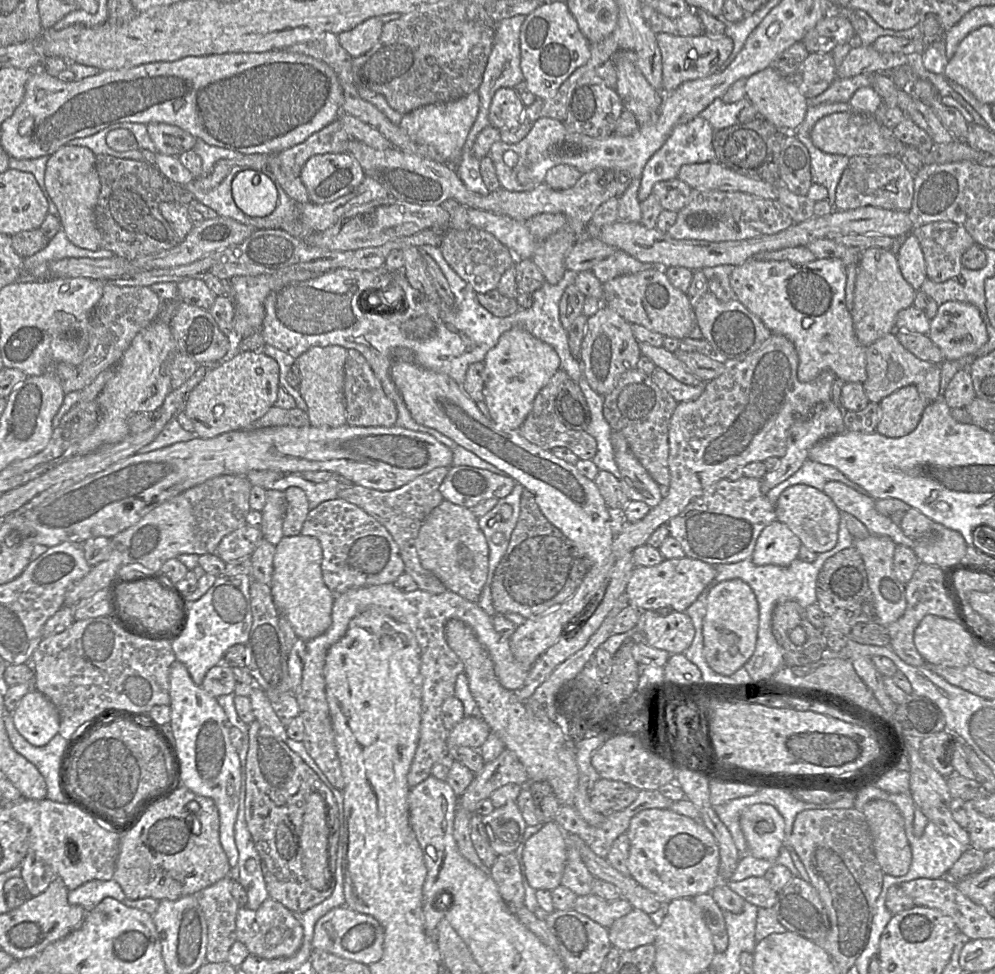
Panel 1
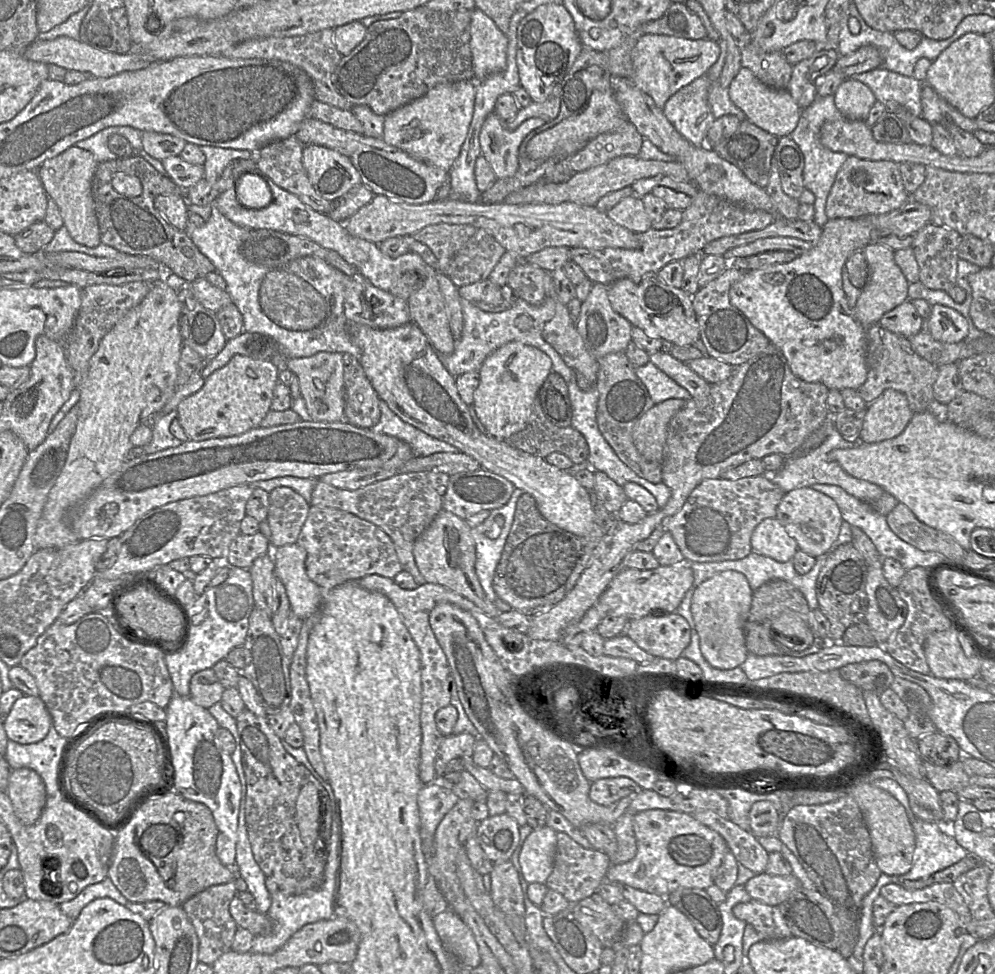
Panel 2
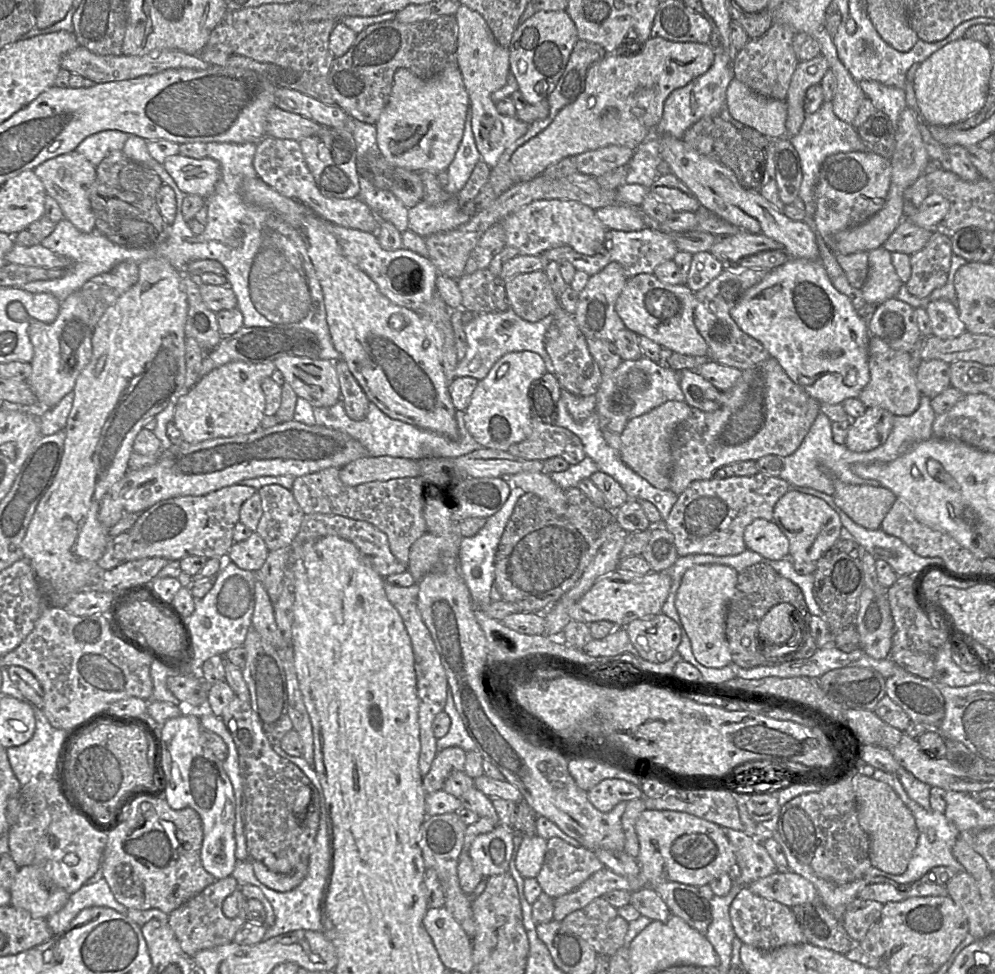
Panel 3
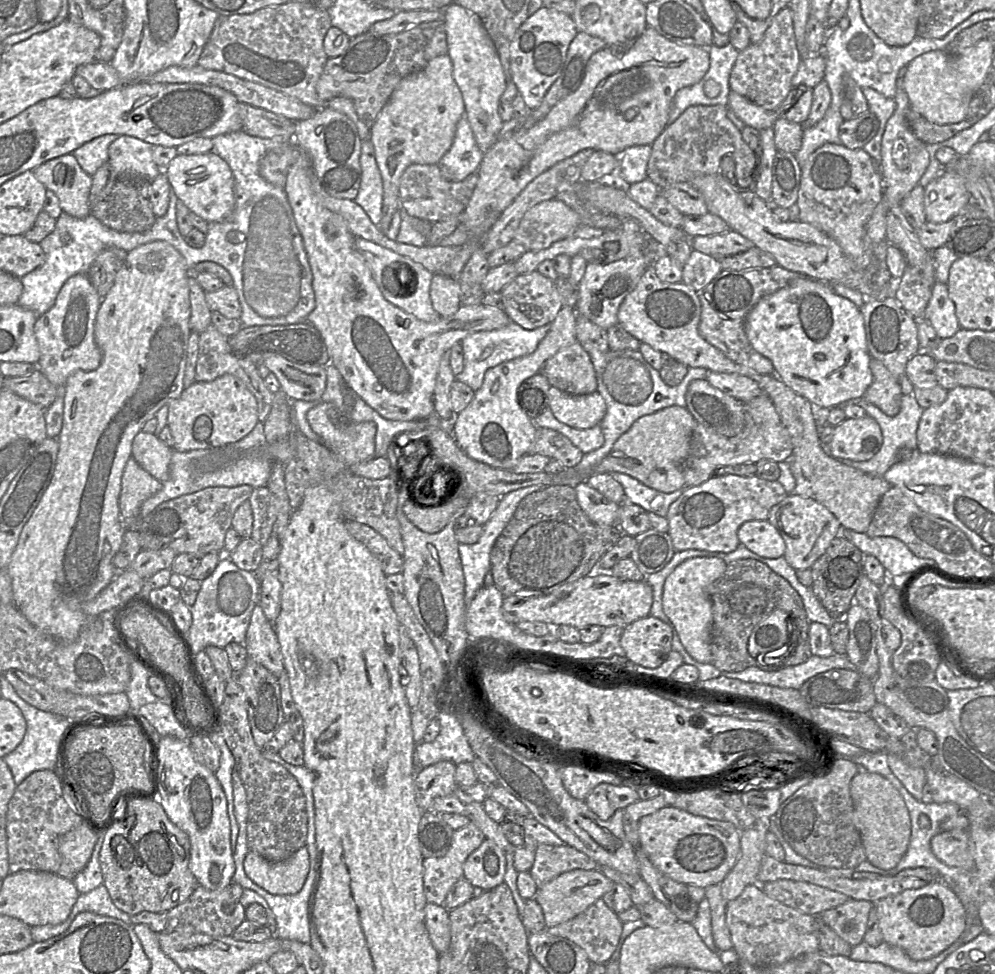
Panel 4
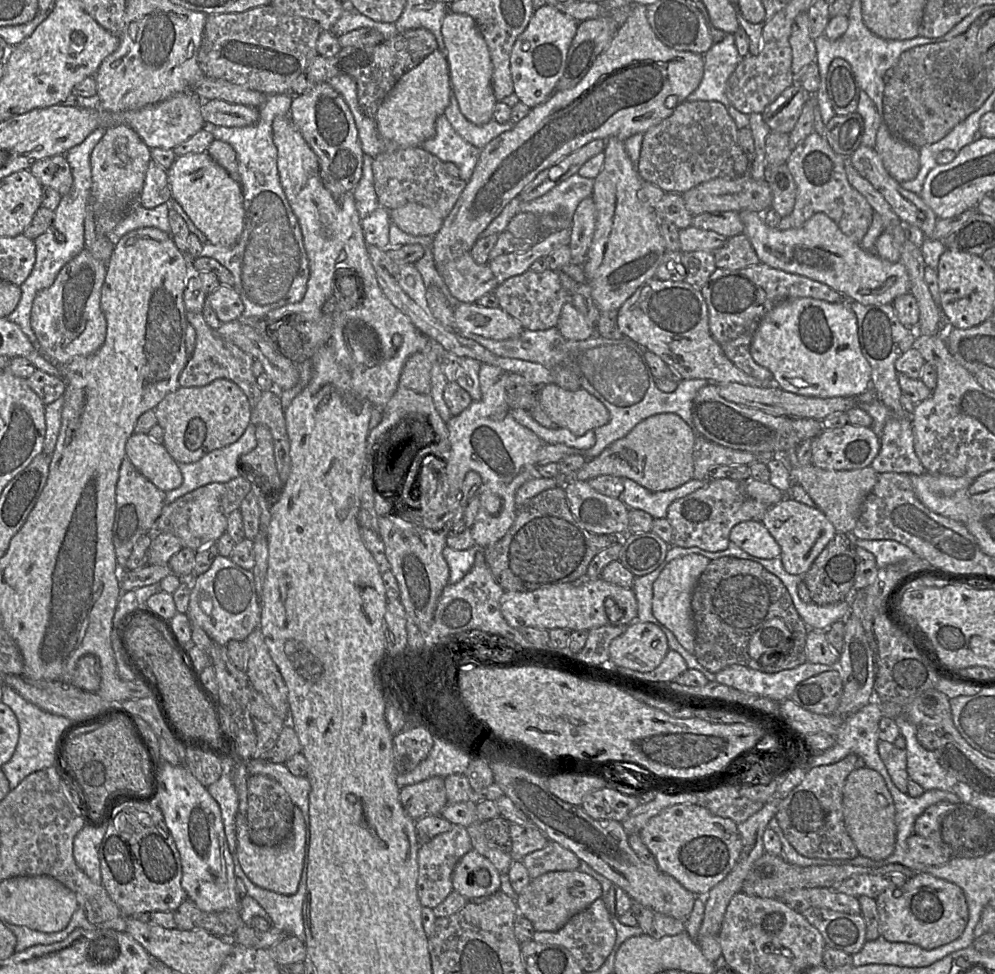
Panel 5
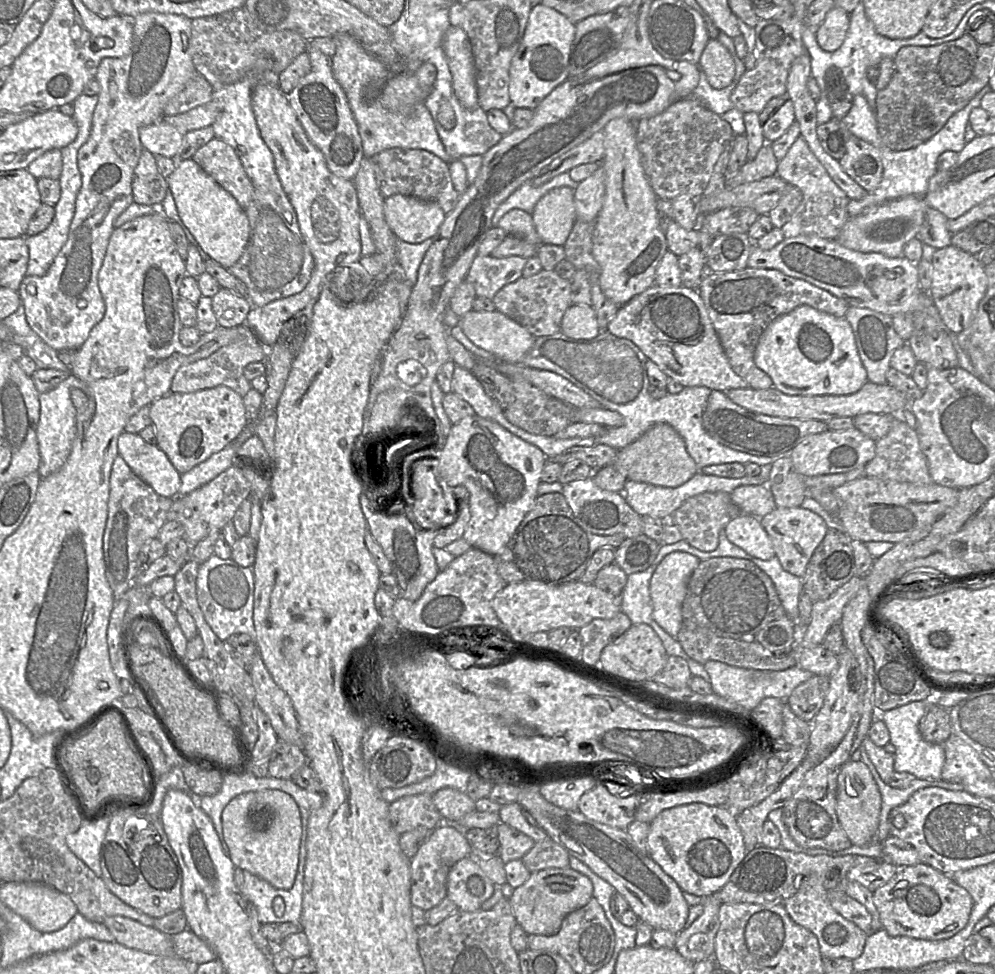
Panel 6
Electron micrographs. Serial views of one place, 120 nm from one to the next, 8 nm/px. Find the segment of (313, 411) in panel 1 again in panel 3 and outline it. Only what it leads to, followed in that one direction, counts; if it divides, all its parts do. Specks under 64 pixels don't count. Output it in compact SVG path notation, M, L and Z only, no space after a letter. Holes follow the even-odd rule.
M282 356L273 362L296 394L313 407L331 407L341 400L339 379L332 360Z

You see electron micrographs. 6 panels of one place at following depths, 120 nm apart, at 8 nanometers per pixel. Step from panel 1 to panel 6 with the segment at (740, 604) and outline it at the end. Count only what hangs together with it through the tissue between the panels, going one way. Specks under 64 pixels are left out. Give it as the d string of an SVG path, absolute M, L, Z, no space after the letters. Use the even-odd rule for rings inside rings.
M679 551L672 552L661 561L650 579L652 618L673 638L677 637L681 628L682 604L689 579L700 562L701 560L692 554Z

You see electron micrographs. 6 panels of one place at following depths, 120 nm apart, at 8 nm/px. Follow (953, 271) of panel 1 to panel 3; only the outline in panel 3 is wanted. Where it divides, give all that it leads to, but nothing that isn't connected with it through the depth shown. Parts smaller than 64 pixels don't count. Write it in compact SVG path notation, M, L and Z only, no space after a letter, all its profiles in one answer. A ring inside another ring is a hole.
M936 230L921 250L910 255L911 276L904 285L913 296L928 297L933 290L944 286L947 282L953 255L950 234L943 230Z

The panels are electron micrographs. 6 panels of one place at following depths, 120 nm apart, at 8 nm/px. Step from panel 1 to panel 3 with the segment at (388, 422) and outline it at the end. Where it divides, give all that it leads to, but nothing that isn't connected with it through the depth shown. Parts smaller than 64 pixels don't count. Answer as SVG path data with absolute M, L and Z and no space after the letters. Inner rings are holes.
M337 360L335 367L340 384L341 400L347 415L353 420L364 419L370 400L344 360Z

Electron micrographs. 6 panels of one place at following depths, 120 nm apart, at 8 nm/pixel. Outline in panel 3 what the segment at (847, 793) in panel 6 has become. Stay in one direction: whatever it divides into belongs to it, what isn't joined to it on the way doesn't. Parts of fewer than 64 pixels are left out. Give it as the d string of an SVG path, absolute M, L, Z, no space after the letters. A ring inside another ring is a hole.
M859 773L856 774L856 802L859 825L869 838L871 865L889 874L904 873L919 838L919 830L909 808L888 784Z

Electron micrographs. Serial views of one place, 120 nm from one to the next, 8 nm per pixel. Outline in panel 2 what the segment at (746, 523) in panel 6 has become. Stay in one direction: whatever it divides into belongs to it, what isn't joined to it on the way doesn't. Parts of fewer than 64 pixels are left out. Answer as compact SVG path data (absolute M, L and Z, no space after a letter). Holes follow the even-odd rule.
M767 518L757 525L751 536L752 551L778 562L792 561L798 550L797 542L777 520Z

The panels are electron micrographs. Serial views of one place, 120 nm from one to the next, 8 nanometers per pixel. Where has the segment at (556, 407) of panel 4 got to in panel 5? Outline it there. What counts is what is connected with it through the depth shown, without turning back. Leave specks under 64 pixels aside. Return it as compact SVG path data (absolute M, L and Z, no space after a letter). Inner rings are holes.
M554 383L546 384L539 389L539 402L557 427L567 428L576 436L610 420L606 406L583 388L570 391Z

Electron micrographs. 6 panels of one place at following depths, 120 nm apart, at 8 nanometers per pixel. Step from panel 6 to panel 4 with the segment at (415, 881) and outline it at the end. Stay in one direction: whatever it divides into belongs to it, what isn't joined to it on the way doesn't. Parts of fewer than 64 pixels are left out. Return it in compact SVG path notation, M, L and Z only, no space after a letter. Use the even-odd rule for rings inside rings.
M472 822L455 830L451 846L445 856L439 858L424 858L424 893L429 903L443 905L450 889L463 877L463 865L468 856L485 840L482 831Z

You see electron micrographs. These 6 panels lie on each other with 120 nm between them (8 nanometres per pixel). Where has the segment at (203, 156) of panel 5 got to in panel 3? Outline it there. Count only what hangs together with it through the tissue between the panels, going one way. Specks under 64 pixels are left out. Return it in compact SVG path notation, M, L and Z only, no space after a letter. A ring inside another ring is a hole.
M180 154L168 157L164 168L185 194L209 197L221 176L220 164L210 158L194 159Z

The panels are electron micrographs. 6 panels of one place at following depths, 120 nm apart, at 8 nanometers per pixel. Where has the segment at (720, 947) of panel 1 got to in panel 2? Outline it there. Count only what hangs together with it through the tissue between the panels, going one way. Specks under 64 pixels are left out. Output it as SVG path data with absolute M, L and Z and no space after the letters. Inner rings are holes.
M680 888L669 894L666 900L690 920L703 939L712 946L717 943L722 930L722 917L718 904L705 890Z

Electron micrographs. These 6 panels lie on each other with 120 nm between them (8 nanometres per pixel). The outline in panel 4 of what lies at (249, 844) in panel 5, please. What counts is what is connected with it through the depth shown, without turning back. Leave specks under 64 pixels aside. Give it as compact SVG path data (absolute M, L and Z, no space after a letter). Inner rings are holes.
M307 846L283 861L272 862L249 851L244 860L246 875L258 886L276 895L298 893L307 878L310 858Z

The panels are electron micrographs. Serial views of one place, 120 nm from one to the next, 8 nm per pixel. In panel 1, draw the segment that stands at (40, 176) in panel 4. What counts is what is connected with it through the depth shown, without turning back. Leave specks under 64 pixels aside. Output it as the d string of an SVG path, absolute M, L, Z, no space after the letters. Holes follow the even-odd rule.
M64 145L49 156L45 171L45 186L59 212L61 227L67 238L79 248L99 250L95 207L100 192L96 171L96 155L87 147Z

